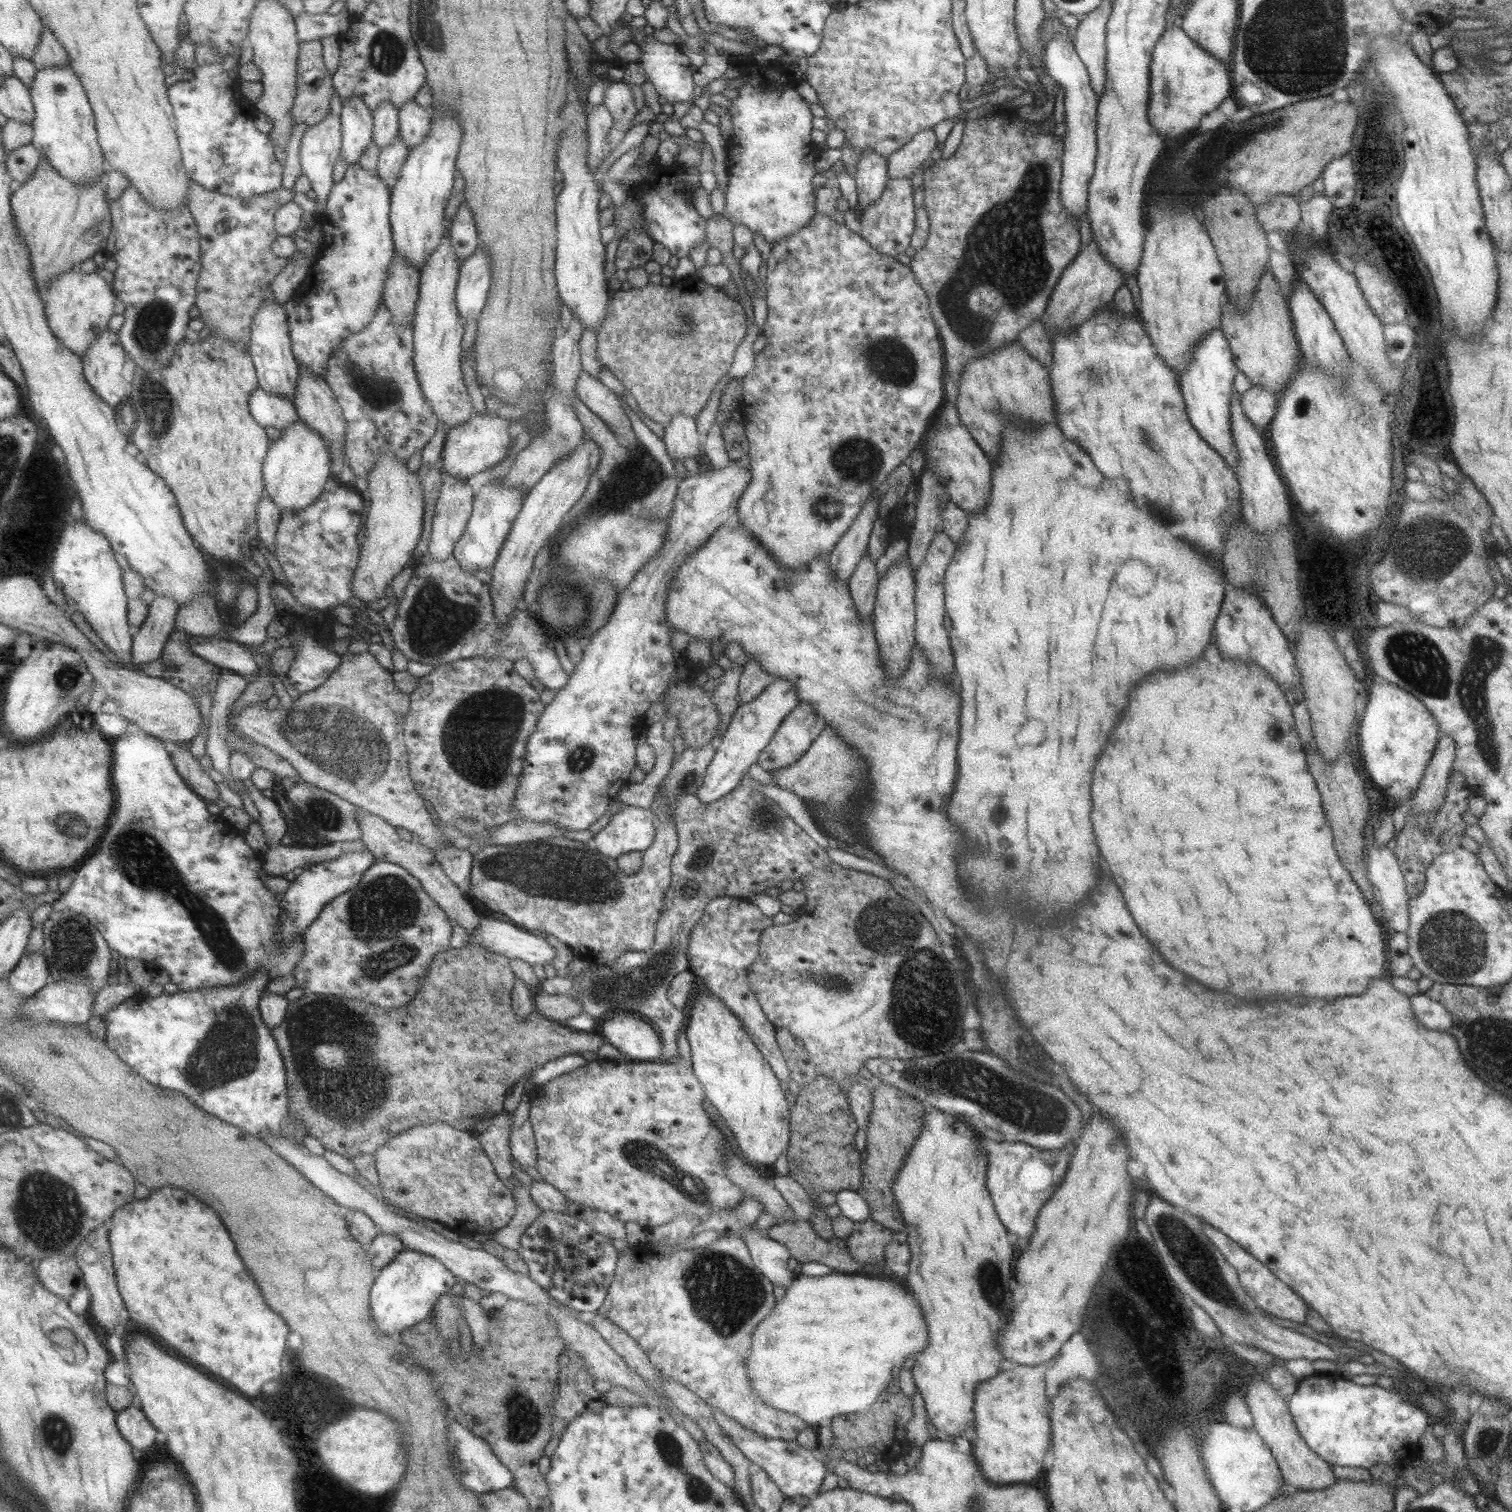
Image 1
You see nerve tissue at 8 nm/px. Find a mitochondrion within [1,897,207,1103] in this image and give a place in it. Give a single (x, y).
(74, 946)

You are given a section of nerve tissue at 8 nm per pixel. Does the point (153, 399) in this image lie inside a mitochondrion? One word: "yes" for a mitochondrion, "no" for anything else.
yes

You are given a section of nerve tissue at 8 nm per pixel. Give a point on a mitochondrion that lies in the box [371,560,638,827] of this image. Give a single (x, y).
(479, 736)

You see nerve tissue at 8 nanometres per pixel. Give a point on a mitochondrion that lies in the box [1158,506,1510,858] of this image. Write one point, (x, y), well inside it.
(1419, 662)

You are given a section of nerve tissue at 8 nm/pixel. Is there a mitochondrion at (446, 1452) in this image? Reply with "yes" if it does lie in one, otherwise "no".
no

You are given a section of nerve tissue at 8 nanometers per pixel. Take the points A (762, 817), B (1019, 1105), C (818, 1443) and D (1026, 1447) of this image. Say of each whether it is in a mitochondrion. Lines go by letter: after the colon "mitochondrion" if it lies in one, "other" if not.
A: mitochondrion
B: mitochondrion
C: other
D: other

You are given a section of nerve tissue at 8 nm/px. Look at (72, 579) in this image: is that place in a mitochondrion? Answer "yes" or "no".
no

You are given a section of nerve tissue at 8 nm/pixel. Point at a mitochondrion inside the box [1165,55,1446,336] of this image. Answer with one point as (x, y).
(1278, 122)

